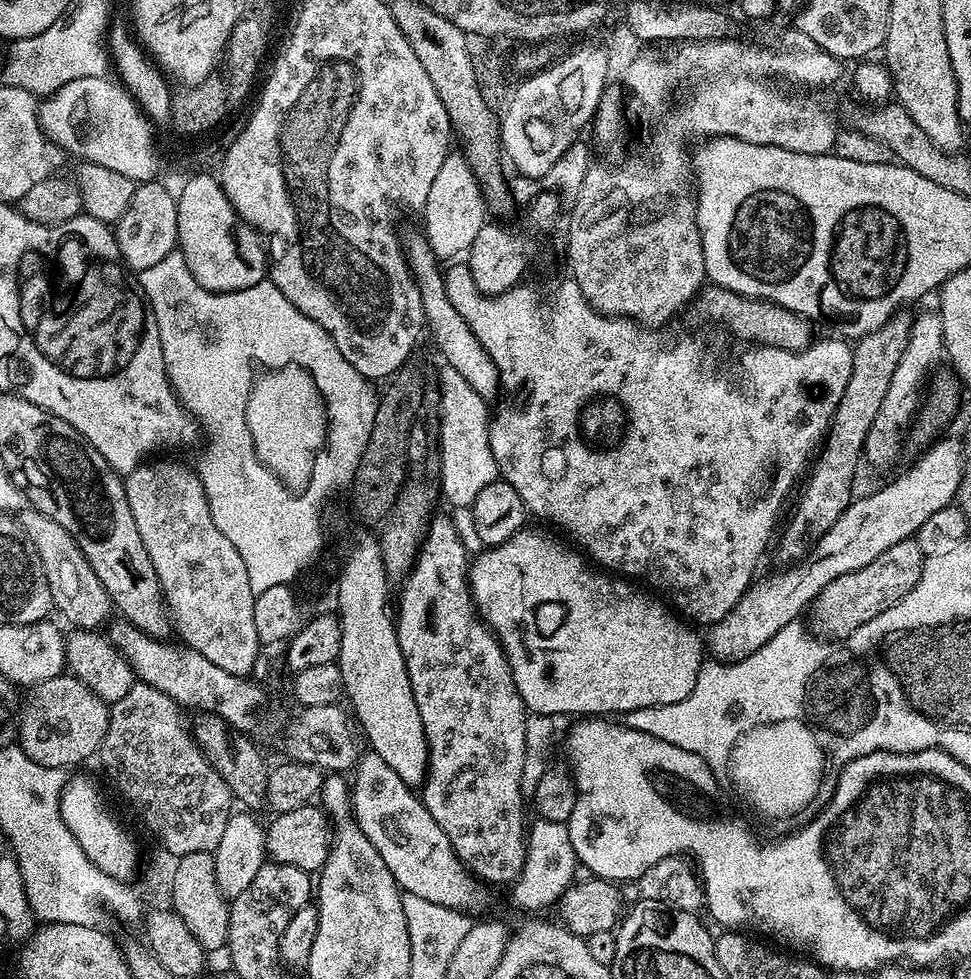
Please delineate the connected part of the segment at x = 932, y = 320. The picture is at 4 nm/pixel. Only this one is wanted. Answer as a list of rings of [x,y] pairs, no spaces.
[[[935,311],[924,312],[921,316],[917,315],[912,321],[910,338],[906,342],[902,362],[898,362],[898,366],[894,370],[894,378],[890,378],[886,398],[882,398],[882,407],[878,409],[878,418],[874,418],[874,426],[870,426],[870,434],[866,434],[863,459],[867,463],[869,460],[876,468],[888,468],[895,462],[896,451],[900,448],[900,431],[912,419],[912,423],[917,419],[918,413],[922,408],[920,387],[923,384],[925,387],[930,373],[937,367],[935,364],[939,362],[940,356],[942,360],[943,352],[944,335],[942,334],[942,322],[939,315]]]

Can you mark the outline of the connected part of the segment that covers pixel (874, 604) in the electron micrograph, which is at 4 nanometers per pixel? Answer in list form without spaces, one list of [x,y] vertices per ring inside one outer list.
[[[915,539],[898,542],[898,546],[890,546],[890,550],[878,554],[870,566],[862,566],[862,570],[853,570],[851,574],[842,574],[842,578],[834,578],[834,582],[819,592],[810,605],[811,627],[821,637],[843,638],[854,634],[858,626],[866,626],[866,622],[878,618],[878,614],[890,610],[890,606],[906,598],[906,594],[914,590],[926,559],[926,552],[916,543]]]

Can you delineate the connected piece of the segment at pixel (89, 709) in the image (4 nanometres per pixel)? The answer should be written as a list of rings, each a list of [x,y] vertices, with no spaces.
[[[61,674],[50,678],[41,684],[33,684],[27,689],[28,697],[23,697],[18,717],[18,747],[24,751],[26,758],[38,762],[38,766],[63,768],[71,770],[75,764],[97,755],[100,744],[106,738],[109,705],[104,703],[90,686],[86,686],[78,677],[71,674]]]

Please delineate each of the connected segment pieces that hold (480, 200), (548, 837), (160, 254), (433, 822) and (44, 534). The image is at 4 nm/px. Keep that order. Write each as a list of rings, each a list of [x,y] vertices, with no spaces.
[[[449,151],[446,162],[442,162],[430,185],[430,194],[426,194],[422,215],[424,237],[430,242],[430,250],[434,250],[434,254],[442,262],[463,257],[470,250],[478,230],[485,228],[490,216],[488,205],[484,203],[484,192],[480,189],[474,170],[465,160],[463,151]]]
[[[538,818],[529,827],[526,836],[527,857],[523,864],[518,885],[512,889],[512,902],[524,910],[542,910],[550,904],[555,905],[561,895],[569,888],[576,877],[579,860],[574,854],[573,843],[567,824],[550,822],[548,819]]]
[[[159,179],[145,180],[136,184],[134,190],[134,198],[132,205],[126,210],[126,214],[122,214],[120,220],[115,221],[114,231],[116,233],[116,241],[120,247],[120,253],[124,256],[124,263],[128,265],[133,273],[139,274],[145,272],[150,266],[154,266],[157,262],[162,262],[162,258],[166,258],[166,254],[177,251],[178,241],[178,210],[176,209],[176,196],[168,193],[168,188],[164,184],[160,184]]]
[[[368,750],[361,755],[356,763],[354,777],[350,784],[352,793],[352,815],[356,825],[366,834],[370,846],[382,854],[382,862],[390,869],[390,874],[398,882],[398,886],[410,894],[418,894],[418,898],[426,898],[426,902],[438,902],[438,906],[457,908],[459,912],[475,913],[475,908],[480,908],[488,900],[489,889],[477,880],[460,859],[456,857],[454,846],[450,846],[450,838],[446,838],[446,830],[442,830],[437,813],[432,812],[416,797],[417,793],[378,754]]]
[[[25,507],[18,519],[22,535],[36,547],[36,559],[42,562],[46,582],[52,591],[53,609],[57,613],[60,611],[72,623],[73,629],[99,629],[99,624],[103,625],[113,615],[112,599],[106,594],[102,582],[98,582],[98,574],[90,570],[86,554],[78,550],[78,542],[74,542],[74,538],[70,538],[70,534],[66,534],[66,530],[54,522],[54,518],[42,514],[34,507]]]

